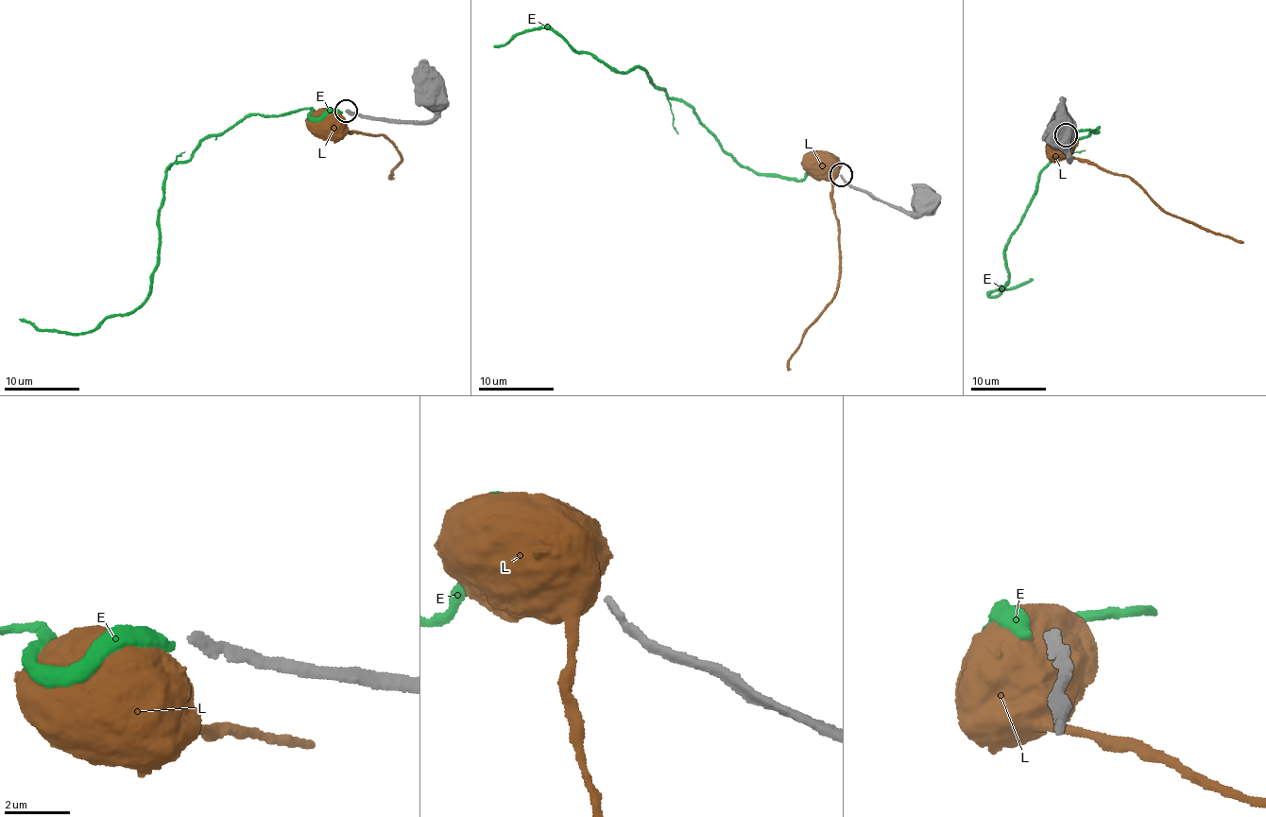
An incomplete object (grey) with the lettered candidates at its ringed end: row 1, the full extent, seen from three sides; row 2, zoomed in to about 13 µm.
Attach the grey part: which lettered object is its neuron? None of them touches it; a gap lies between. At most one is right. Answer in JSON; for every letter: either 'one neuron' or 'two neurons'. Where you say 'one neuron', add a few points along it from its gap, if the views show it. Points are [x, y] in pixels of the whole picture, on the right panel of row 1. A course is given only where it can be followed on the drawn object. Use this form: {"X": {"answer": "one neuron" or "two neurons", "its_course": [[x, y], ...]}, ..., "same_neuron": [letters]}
{"E": {"answer": "two neurons"}, "L": {"answer": "two neurons"}, "same_neuron": []}

